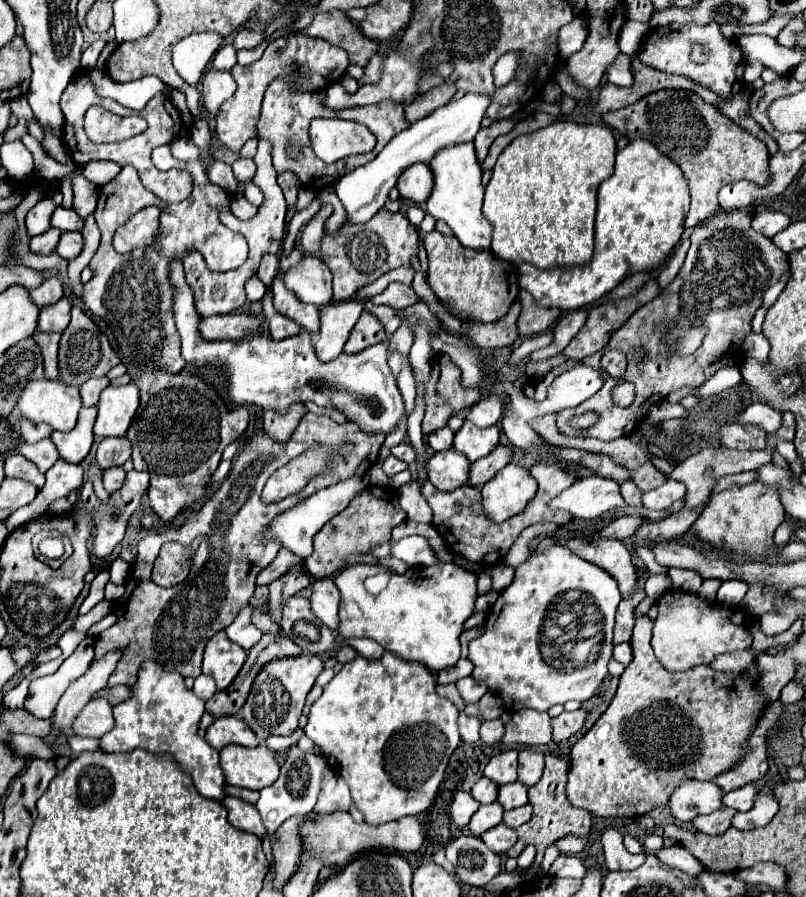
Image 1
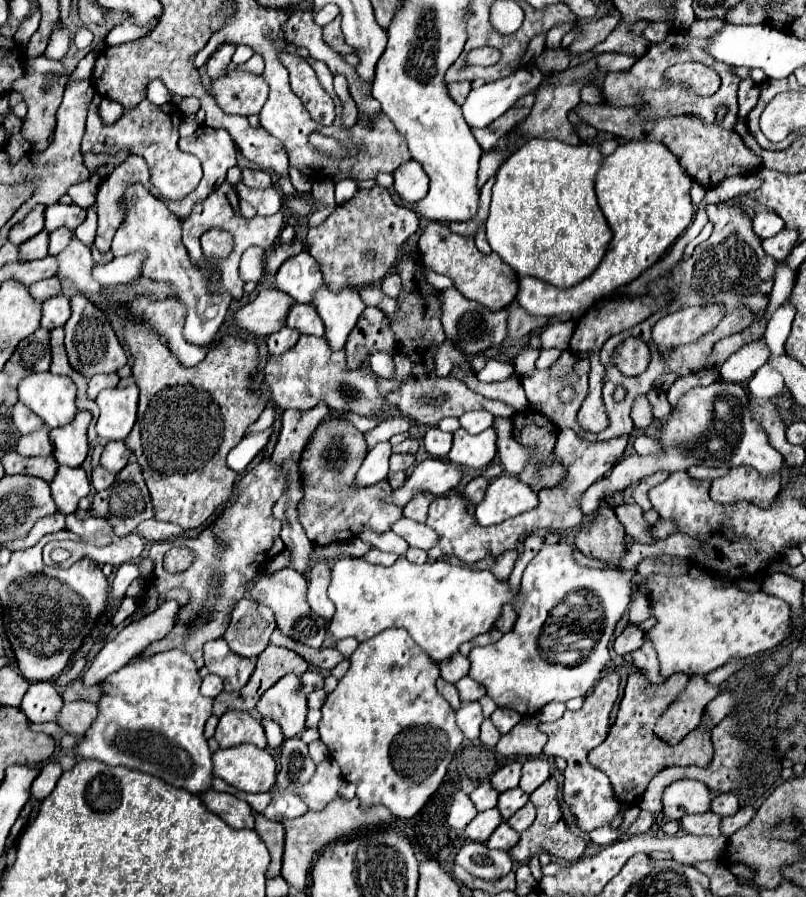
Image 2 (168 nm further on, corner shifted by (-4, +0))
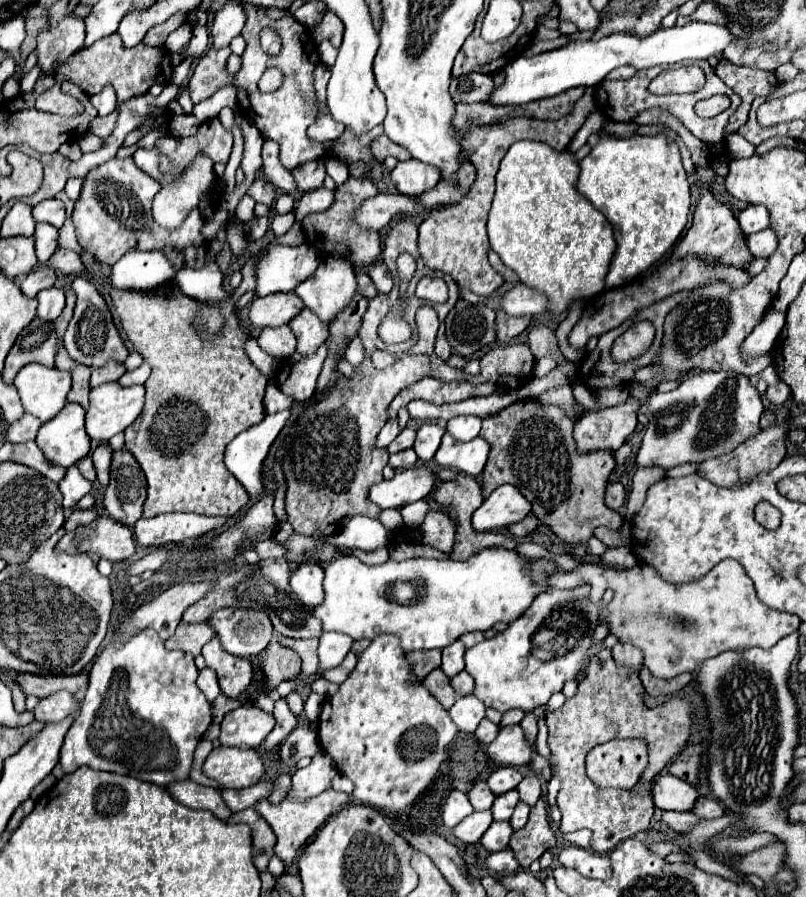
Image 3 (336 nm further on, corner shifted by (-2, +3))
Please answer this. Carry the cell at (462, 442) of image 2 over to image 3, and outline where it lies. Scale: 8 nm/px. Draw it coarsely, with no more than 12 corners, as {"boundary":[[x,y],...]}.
{"boundary":[[444,434],[434,460],[478,476],[490,444],[480,436],[458,442]]}

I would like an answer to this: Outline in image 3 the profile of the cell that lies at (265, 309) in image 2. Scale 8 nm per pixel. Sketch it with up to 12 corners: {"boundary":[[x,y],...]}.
{"boundary":[[298,294],[258,296],[254,328],[288,324],[304,308]]}

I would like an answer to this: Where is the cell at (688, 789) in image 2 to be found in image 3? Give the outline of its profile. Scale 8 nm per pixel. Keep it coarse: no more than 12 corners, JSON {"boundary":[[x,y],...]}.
{"boundary":[[660,774],[652,788],[660,810],[688,812],[698,792],[686,780]]}

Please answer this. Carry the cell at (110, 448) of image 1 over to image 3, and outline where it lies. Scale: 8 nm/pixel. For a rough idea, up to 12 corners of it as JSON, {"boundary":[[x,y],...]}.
{"boundary":[[98,444],[92,452],[98,482],[102,486],[110,480],[112,448]]}

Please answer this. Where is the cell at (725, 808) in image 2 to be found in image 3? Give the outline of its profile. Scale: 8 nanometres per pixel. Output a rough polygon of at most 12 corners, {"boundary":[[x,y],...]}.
{"boundary":[[698,798],[694,814],[706,820],[726,814],[716,798]]}

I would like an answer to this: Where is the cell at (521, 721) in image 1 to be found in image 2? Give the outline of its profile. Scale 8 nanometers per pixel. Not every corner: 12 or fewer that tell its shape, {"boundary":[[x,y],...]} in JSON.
{"boundary":[[538,719],[518,723],[502,735],[502,757],[538,757],[546,735]]}

